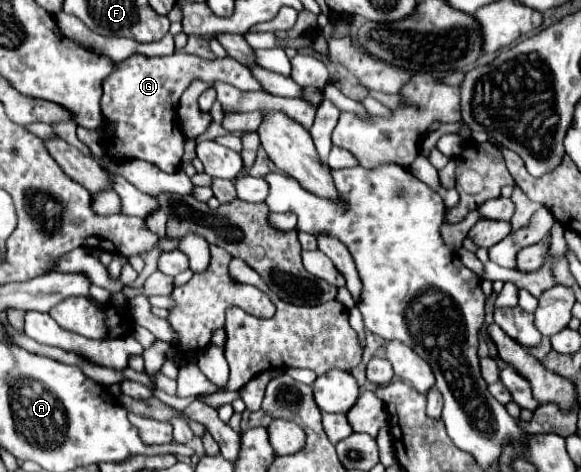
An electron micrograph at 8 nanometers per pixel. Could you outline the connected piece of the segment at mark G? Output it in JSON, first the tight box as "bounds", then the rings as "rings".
{"bounds":[102,52,262,172],"rings":[[[174,52],[172,56],[160,58],[132,54],[118,62],[118,72],[112,72],[102,84],[102,114],[108,122],[118,124],[116,134],[108,138],[108,156],[138,158],[156,164],[164,172],[176,172],[180,168],[186,142],[178,124],[178,102],[182,92],[194,80],[202,80],[208,86],[214,86],[214,82],[226,82],[238,90],[262,90],[262,84],[254,78],[254,74],[230,56],[208,60],[188,52]]]}

